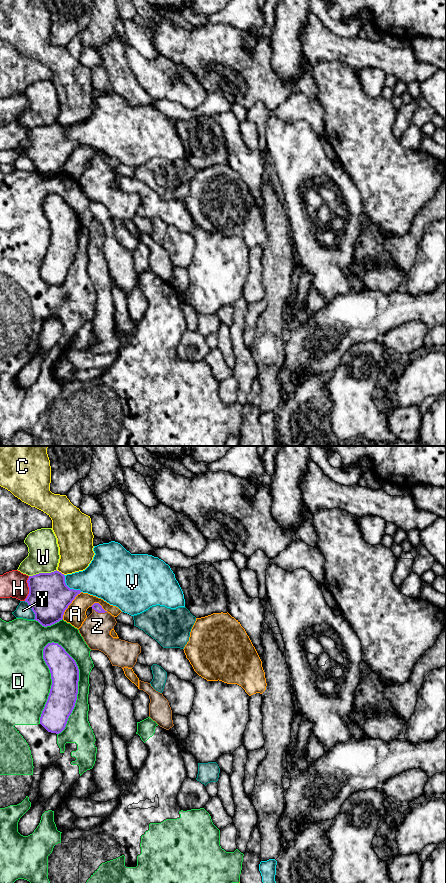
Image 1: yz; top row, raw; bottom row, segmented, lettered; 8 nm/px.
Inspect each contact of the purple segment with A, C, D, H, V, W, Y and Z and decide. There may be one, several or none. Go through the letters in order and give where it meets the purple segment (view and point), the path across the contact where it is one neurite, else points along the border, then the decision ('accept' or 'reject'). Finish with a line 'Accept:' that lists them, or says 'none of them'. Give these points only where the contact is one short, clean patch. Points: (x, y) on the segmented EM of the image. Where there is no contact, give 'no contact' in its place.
A: yz (69, 604) | reject
C: yz (60, 572) | reject
D: yz (77, 686) | reject
H: yz (29, 588) | reject
V: yz (68, 587) | reject
W: yz (42, 573) | reject
Y: yz (32, 610) | reject
Z: yz (99, 612) | across yz (97, 607), (99, 612), (99, 623), (95, 630) | accept
Accept: Z

